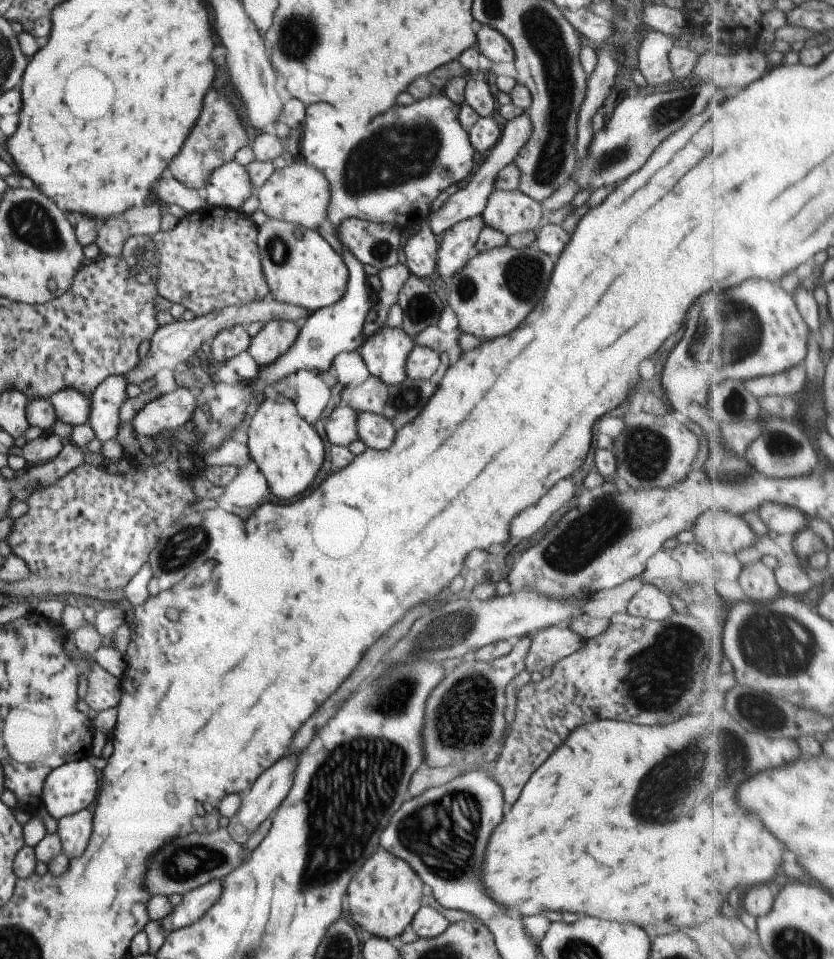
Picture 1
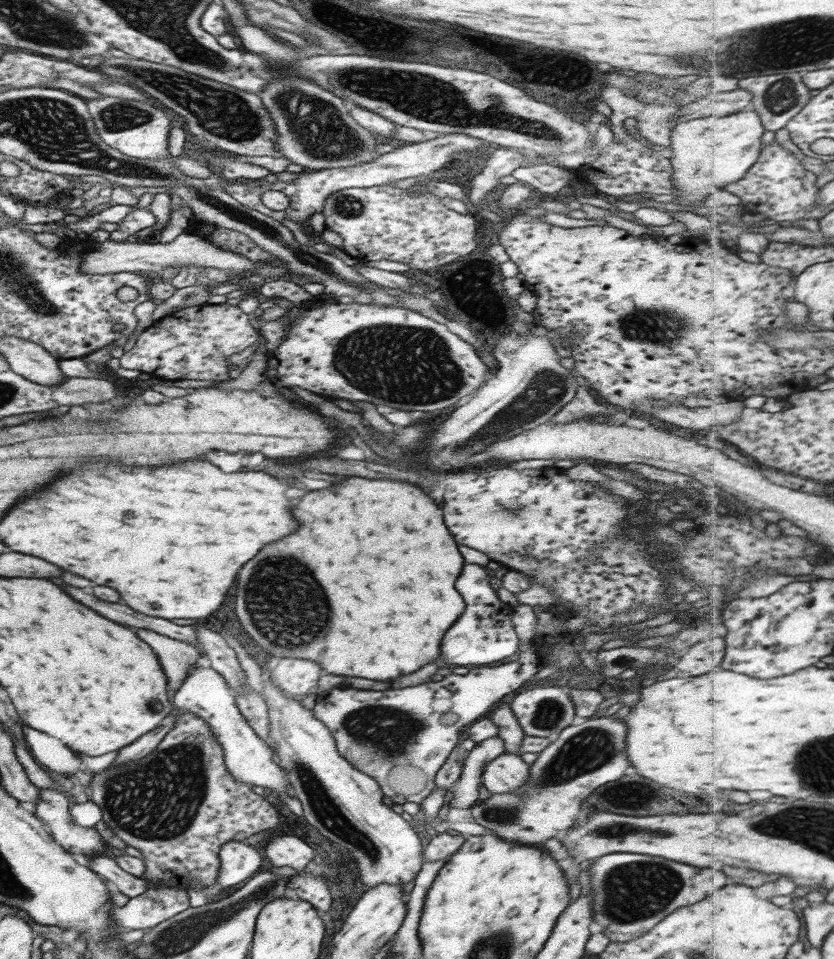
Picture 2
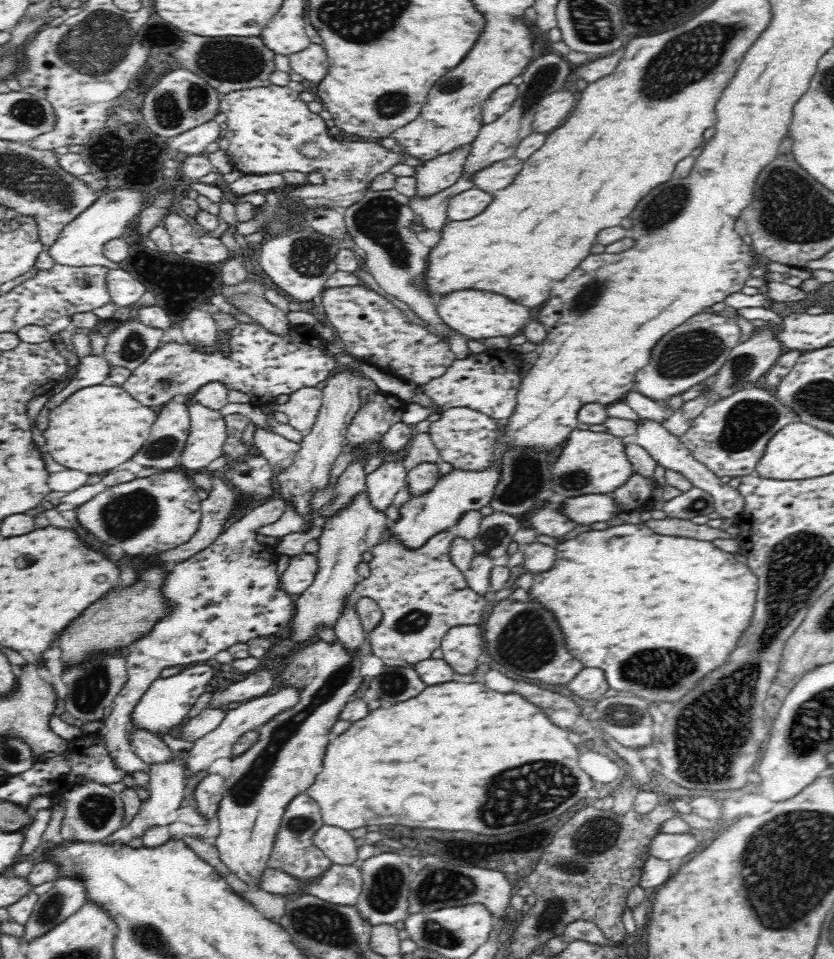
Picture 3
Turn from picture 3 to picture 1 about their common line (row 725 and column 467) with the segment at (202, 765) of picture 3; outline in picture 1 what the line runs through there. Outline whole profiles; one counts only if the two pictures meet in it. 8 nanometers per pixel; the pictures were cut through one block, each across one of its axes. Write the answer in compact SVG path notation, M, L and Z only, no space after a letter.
M477 214L467 220L459 220L442 232L436 254L438 276L451 278L465 266L465 262L475 253L473 244L483 227L481 214Z

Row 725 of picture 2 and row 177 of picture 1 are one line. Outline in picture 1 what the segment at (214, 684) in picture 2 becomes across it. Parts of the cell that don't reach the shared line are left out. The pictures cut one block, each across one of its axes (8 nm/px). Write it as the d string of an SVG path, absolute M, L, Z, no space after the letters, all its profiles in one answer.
M234 160L215 168L202 190L208 208L240 210L241 204L255 194L244 166Z

